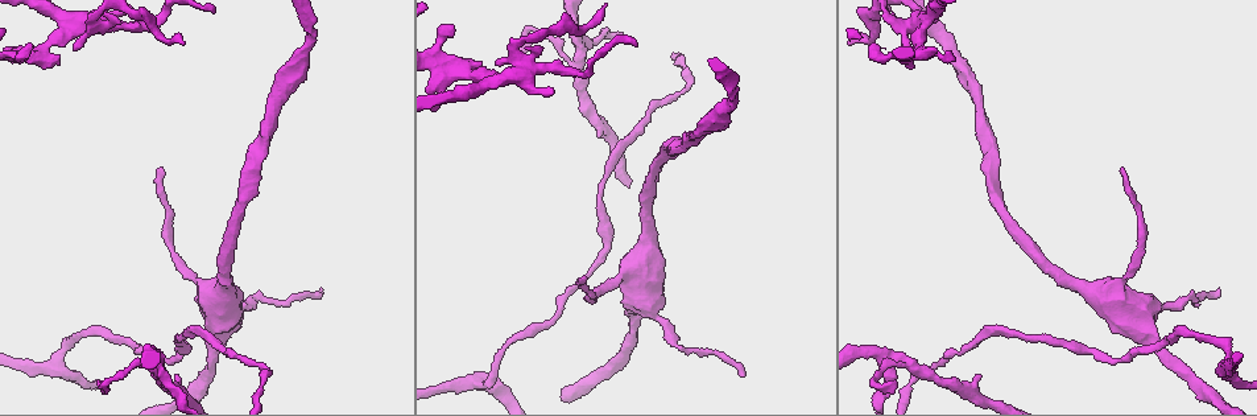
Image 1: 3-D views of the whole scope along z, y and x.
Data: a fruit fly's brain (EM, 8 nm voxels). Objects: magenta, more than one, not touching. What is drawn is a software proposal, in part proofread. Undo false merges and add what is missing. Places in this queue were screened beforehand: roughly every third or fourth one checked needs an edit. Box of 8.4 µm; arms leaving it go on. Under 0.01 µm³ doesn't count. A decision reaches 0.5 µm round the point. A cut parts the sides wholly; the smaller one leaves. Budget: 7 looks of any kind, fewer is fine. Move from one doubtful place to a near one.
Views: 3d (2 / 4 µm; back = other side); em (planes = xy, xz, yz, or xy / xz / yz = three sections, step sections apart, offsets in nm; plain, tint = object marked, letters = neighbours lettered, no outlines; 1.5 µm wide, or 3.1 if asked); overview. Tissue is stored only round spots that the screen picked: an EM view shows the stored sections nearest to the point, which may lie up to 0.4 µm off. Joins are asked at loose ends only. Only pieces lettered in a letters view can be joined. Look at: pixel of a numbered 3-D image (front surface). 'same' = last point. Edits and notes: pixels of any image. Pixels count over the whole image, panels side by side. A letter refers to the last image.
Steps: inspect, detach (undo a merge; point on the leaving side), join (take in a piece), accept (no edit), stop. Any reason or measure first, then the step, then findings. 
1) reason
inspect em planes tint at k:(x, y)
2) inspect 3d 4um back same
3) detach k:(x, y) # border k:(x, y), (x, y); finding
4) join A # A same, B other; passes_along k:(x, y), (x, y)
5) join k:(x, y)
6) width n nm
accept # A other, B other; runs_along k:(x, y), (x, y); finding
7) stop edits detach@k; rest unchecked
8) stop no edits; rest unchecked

an open end
inspect em yz step 8 tint at 1:(879, 45)

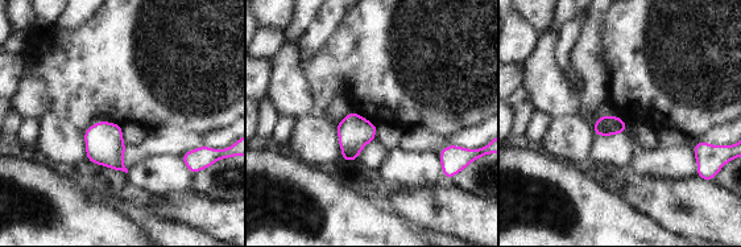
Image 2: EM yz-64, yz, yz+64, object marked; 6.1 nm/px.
another direction
inspect em planes letters same

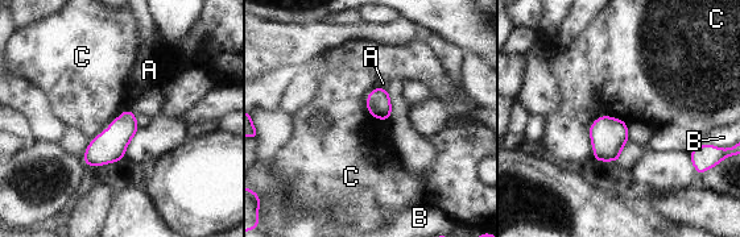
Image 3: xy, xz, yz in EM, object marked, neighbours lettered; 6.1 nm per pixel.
accept # A other, B other, C other; no lettered piece goes on from it

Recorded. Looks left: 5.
free end
inspect 3d 4um at 1:(897, 382)

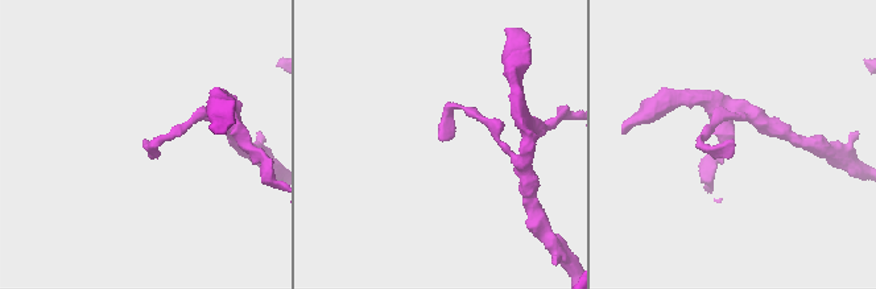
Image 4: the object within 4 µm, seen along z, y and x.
inspect em planes letters at 4:(438, 139)

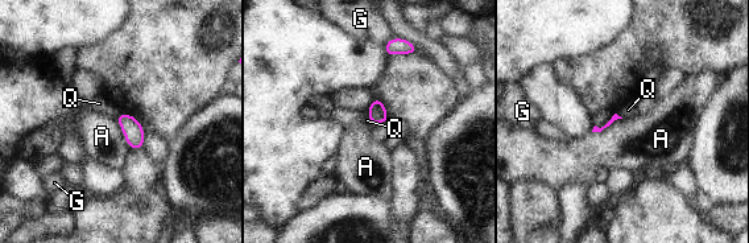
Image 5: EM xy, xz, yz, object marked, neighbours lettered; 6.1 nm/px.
accept # A other, G other, Q other; border 5:(115, 119), (127, 144), (132, 149); none of them fits

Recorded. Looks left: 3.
tapers out
inspect 3d 2um at 1:(744, 377)

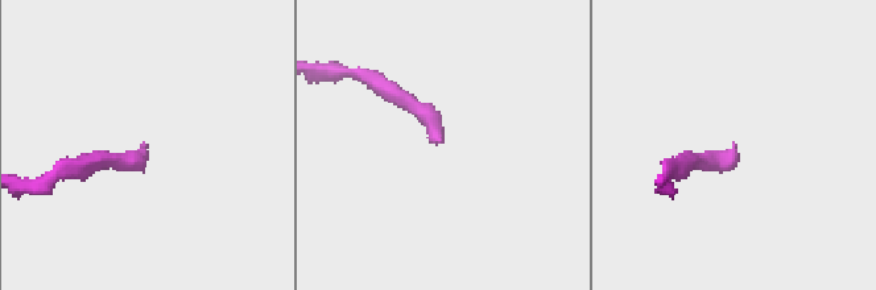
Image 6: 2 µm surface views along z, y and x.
inspect em planes letters at 6:(443, 143)

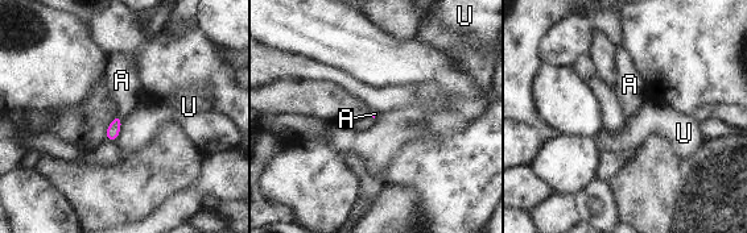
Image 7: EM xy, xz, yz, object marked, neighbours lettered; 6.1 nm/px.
join A # A same, U other; passes_along 7:(112, 132), (119, 116), (122, 80); it goes on there

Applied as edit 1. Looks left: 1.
stop edits join@7; rest unchecked

